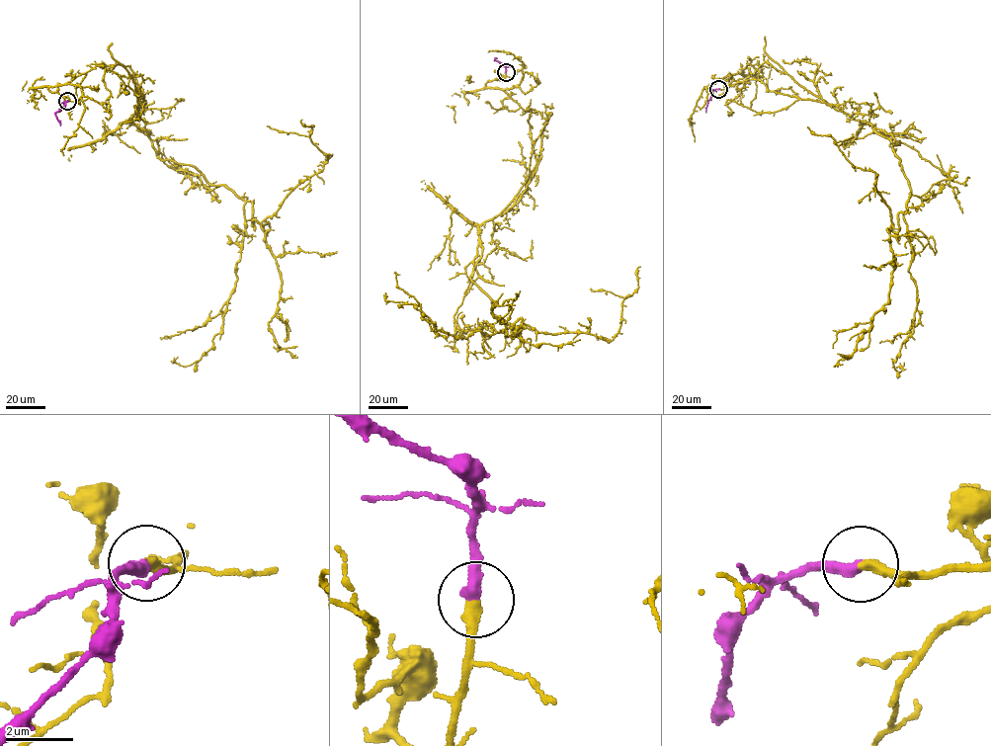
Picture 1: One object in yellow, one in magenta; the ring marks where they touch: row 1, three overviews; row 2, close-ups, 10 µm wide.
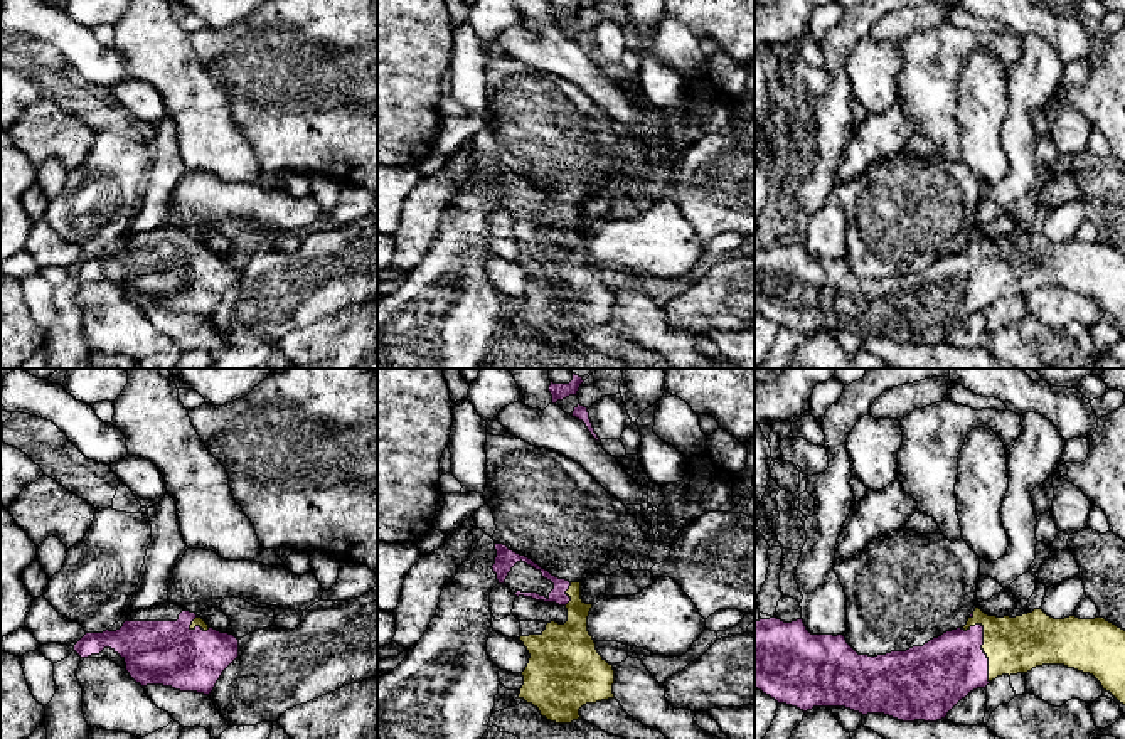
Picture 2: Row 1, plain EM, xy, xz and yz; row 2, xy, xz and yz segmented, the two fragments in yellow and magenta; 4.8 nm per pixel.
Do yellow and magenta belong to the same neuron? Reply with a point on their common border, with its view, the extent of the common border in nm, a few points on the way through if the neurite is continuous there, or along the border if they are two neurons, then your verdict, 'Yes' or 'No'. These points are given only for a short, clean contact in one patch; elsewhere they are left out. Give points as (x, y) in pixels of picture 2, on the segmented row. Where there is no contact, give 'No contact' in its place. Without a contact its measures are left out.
Touches yellow at yz (984, 643). Shared border 300 nm. Yes

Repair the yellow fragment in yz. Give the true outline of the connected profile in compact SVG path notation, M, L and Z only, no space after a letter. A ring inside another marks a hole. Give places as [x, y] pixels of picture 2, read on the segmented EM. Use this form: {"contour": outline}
{"contour": "M975 608L963 628L946 631L923 646L877 657L859 655L844 635L812 635L803 619L785 623L773 616L754 623L754 688L803 712L845 707L862 715L936 722L946 719L970 692L987 688L997 677L1027 673L1042 665L1090 673L1125 705L1125 630L1105 618L1054 619L1042 609L997 618Z"}

